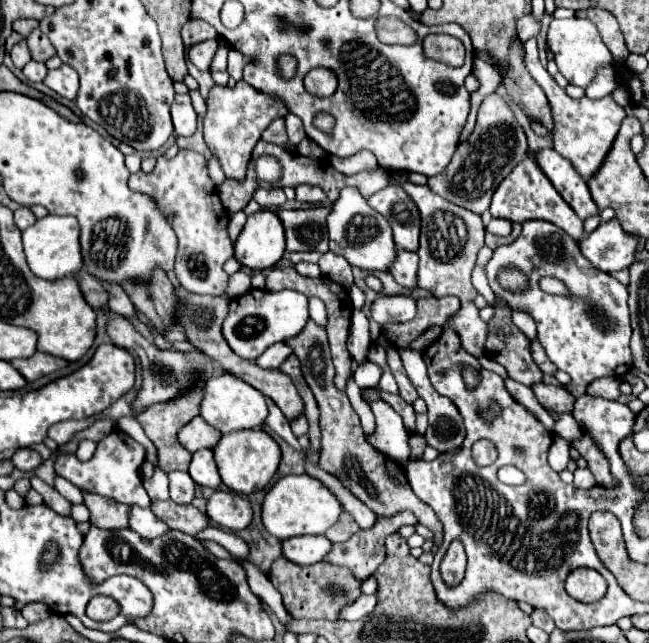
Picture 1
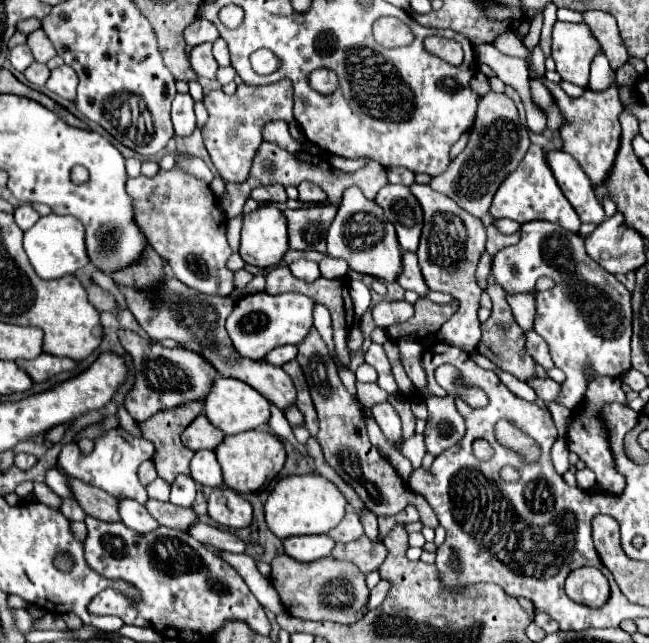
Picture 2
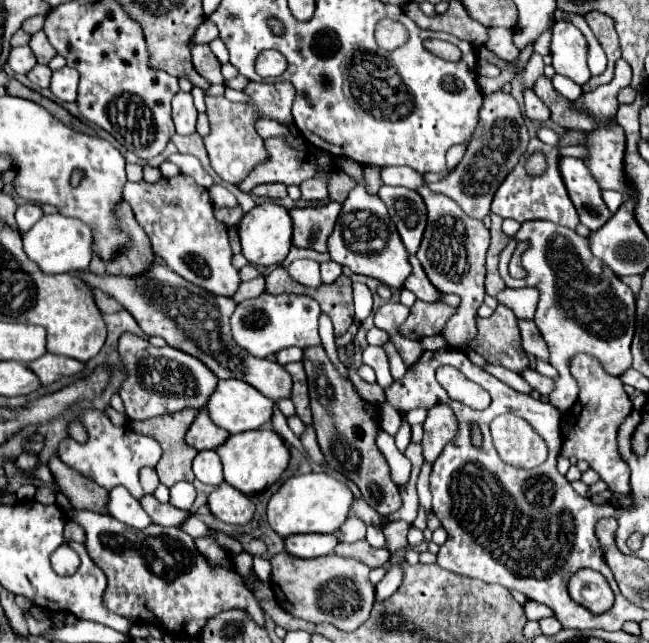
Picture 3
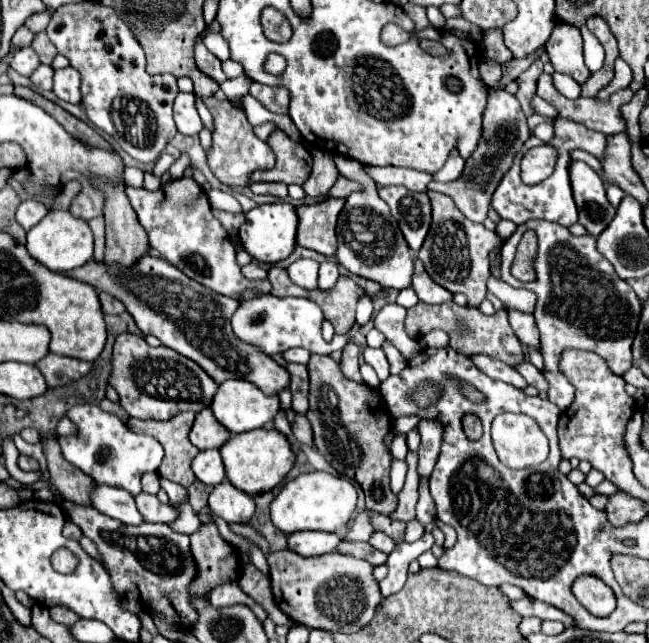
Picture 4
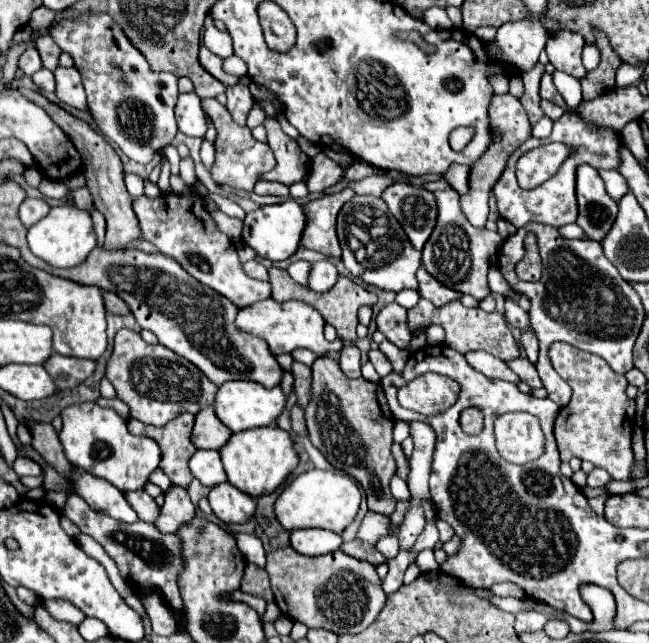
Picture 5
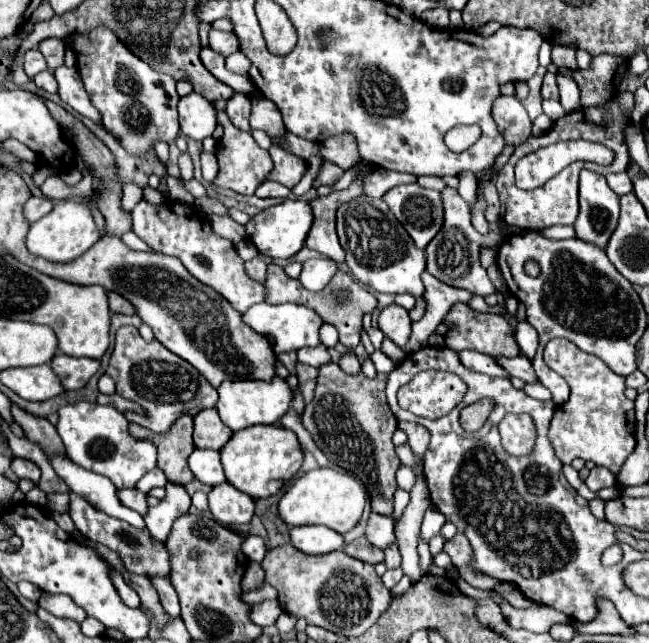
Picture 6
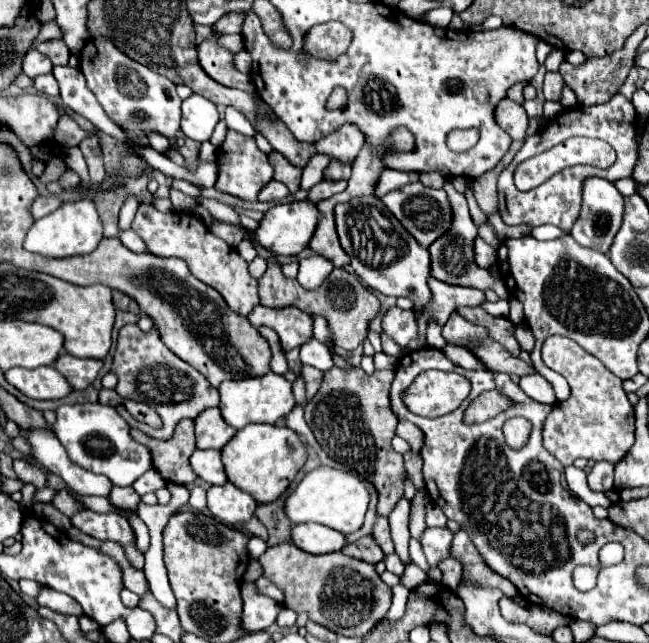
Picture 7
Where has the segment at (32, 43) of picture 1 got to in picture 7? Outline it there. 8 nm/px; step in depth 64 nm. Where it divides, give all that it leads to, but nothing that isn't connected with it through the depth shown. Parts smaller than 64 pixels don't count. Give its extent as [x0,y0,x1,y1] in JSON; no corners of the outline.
[36,40,70,64]

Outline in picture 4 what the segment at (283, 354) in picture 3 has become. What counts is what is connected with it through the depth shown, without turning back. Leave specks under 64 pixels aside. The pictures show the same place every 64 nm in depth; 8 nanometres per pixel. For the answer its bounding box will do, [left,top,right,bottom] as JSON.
[282,348,310,364]

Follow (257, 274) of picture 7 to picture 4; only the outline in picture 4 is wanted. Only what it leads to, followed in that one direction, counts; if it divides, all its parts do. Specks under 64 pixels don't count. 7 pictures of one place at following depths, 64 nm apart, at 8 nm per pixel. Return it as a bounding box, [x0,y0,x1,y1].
[242,262,266,280]

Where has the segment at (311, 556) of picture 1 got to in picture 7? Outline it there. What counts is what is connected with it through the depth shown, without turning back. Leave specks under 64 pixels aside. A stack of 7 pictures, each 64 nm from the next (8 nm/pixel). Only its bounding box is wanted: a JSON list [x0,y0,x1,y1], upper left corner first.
[292,524,344,554]

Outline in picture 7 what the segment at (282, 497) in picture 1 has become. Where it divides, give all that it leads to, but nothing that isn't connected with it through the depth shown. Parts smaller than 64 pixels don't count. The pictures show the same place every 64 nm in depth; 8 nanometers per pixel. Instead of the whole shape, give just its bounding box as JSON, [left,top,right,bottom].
[284,466,370,536]

